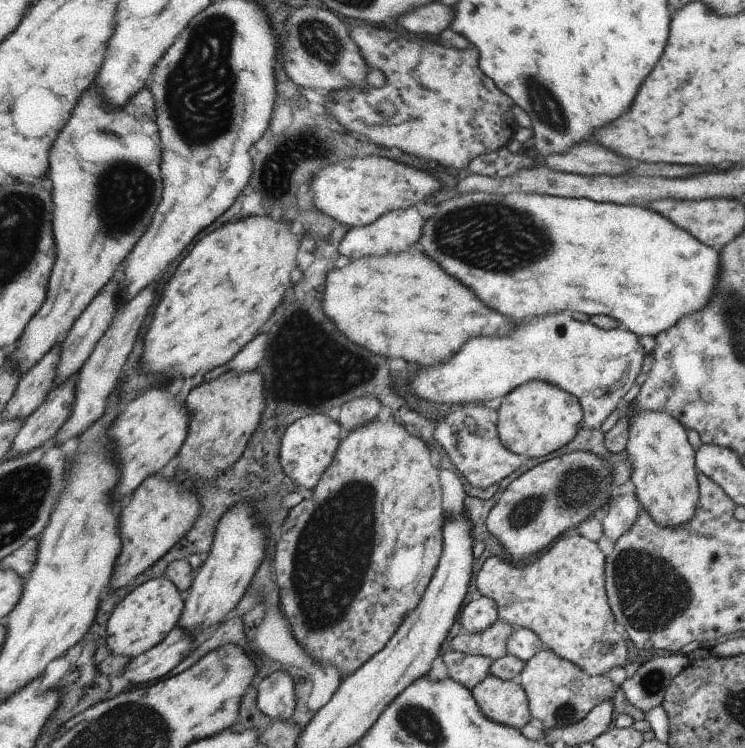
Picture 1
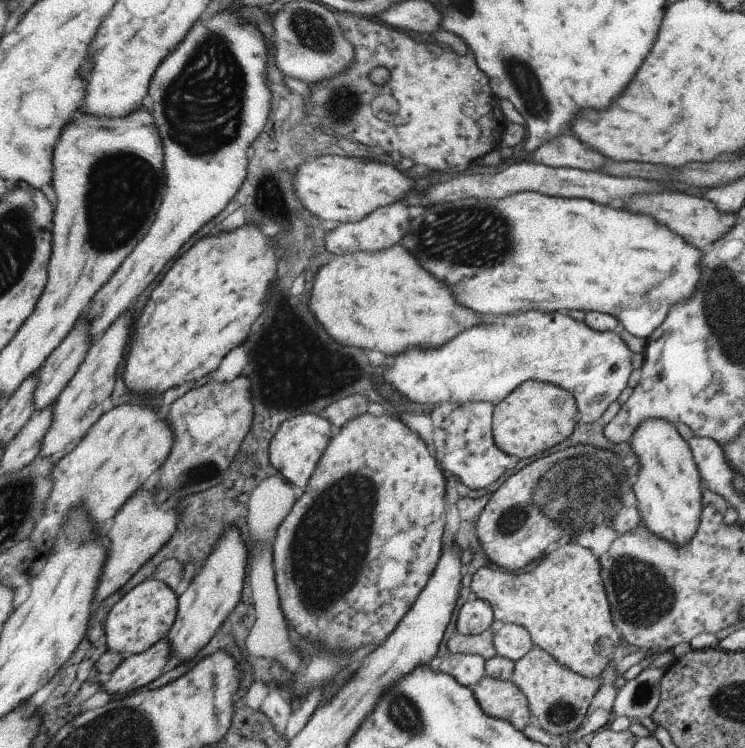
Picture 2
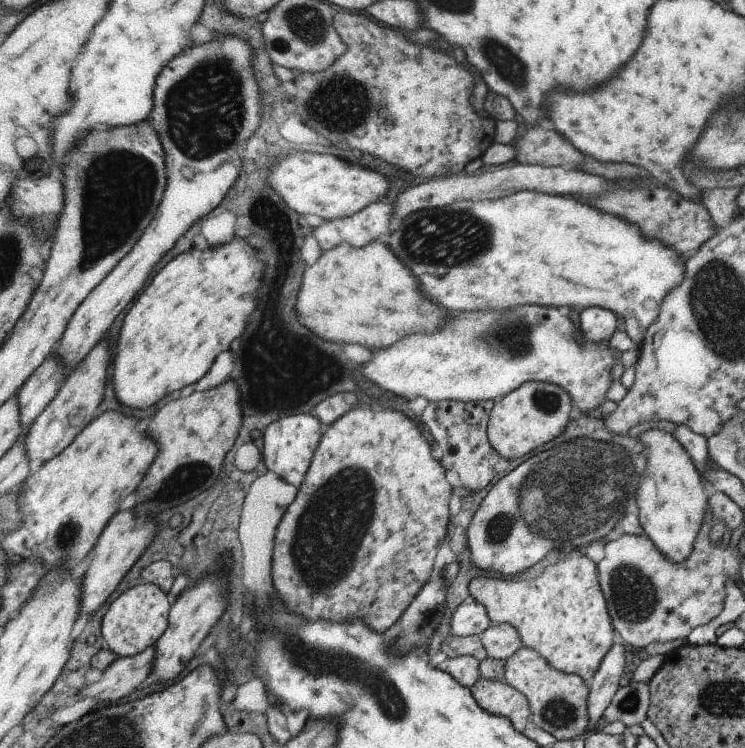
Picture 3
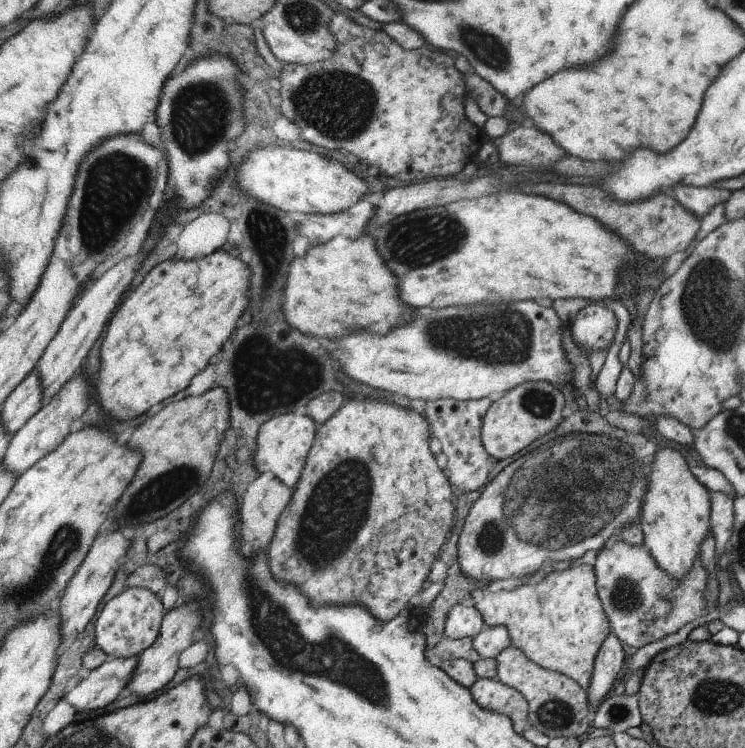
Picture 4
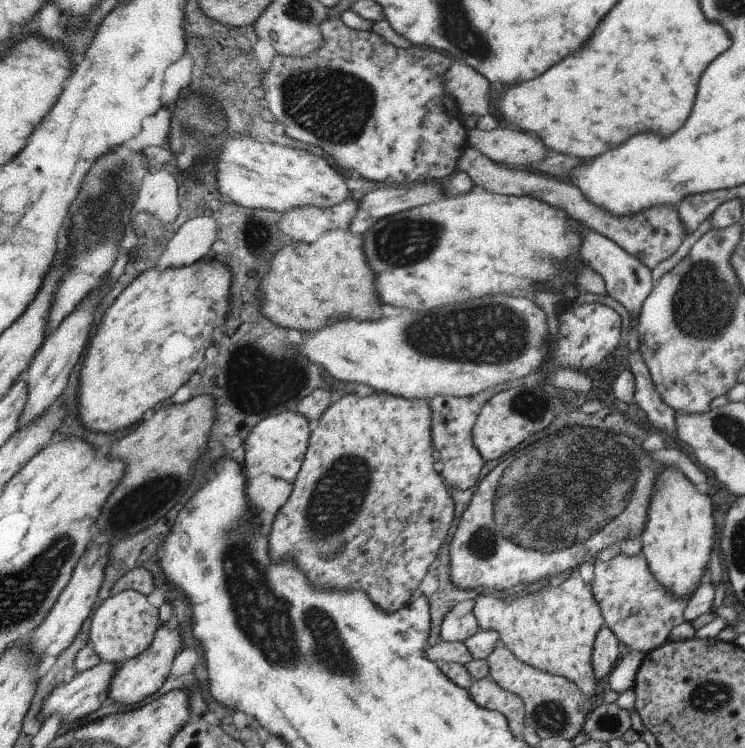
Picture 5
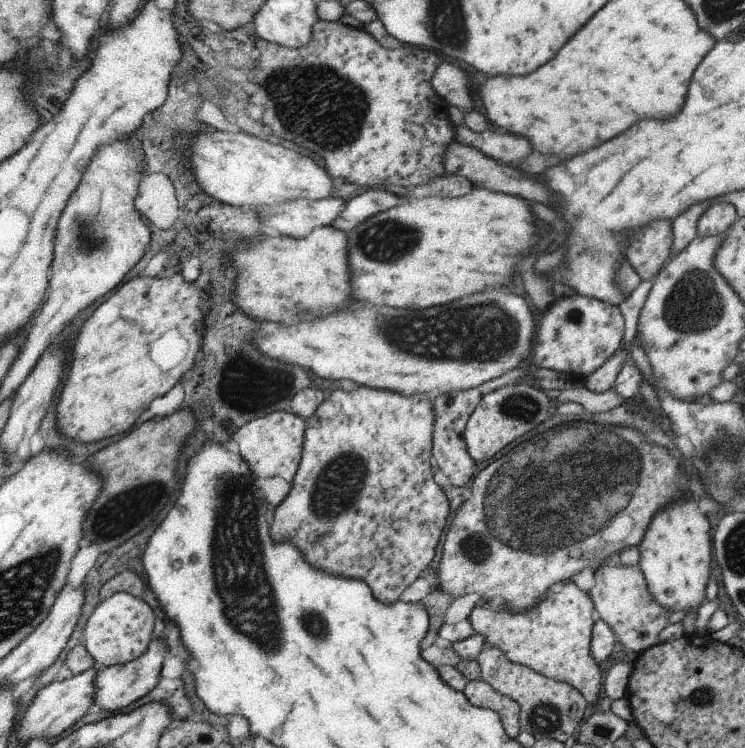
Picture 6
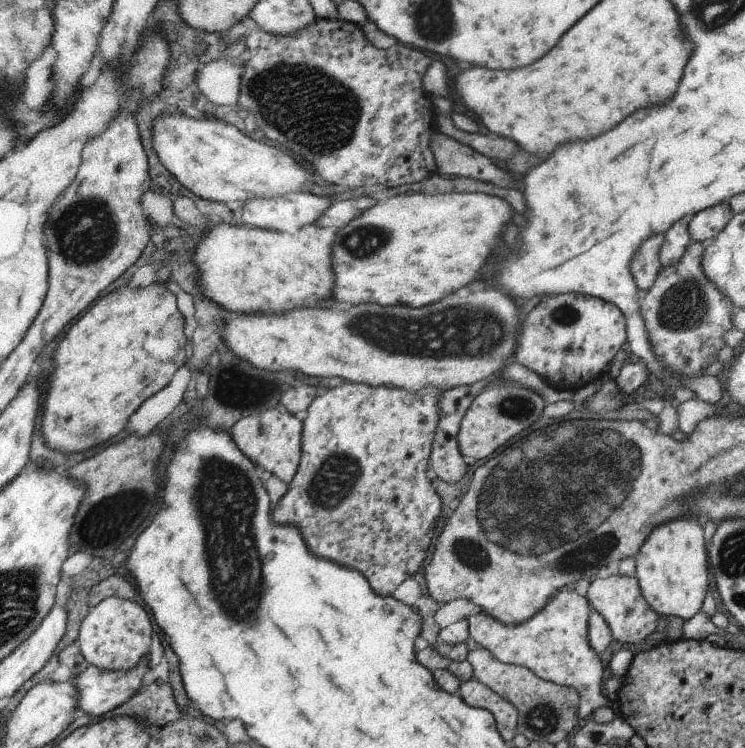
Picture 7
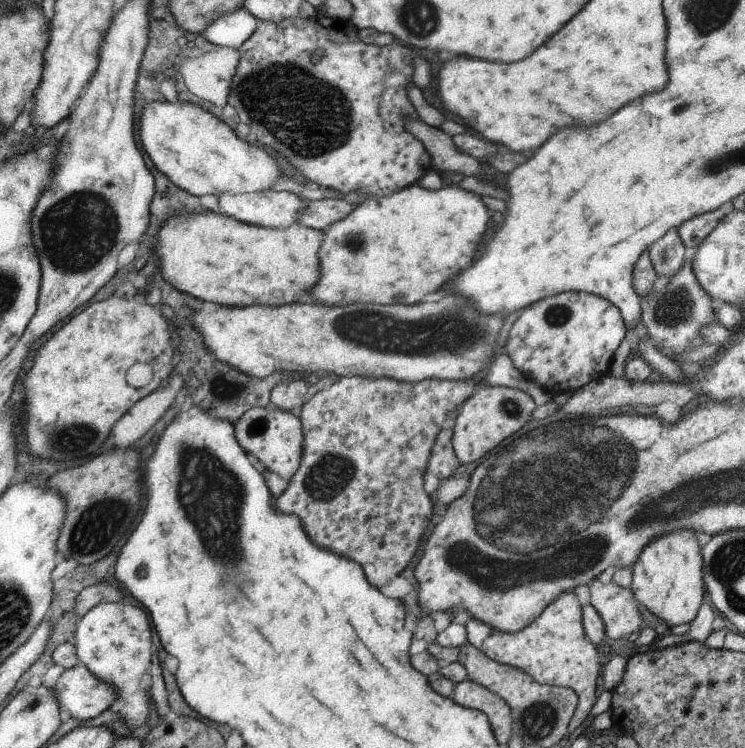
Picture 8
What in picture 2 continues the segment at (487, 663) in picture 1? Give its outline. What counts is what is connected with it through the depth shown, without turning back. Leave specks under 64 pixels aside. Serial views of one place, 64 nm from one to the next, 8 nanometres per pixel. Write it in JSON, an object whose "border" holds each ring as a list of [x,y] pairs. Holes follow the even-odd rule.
{"border":[[[450,653],[442,660],[439,671],[453,676],[461,685],[473,689],[486,675],[485,659],[480,655]]]}

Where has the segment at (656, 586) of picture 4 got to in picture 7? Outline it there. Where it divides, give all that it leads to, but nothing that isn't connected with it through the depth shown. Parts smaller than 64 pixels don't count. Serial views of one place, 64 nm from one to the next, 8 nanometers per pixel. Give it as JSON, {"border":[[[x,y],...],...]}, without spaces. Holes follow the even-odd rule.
{"border":[[[611,575],[605,579],[594,578],[587,591],[590,606],[609,626],[611,635],[624,644],[642,644],[655,632],[659,614],[645,602],[636,575]]]}

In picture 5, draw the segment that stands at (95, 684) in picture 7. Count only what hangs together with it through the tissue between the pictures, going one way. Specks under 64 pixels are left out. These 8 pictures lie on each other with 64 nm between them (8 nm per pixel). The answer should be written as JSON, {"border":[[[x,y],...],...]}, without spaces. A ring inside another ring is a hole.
{"border":[[[162,623],[149,649],[146,649],[144,653],[139,654],[137,657],[125,661],[124,664],[120,664],[113,681],[110,683],[110,703],[115,701],[120,704],[138,704],[144,698],[150,698],[152,694],[156,694],[164,686],[166,678],[170,676],[172,662],[174,662],[180,648],[182,648],[180,628],[168,628],[166,623]]]}

